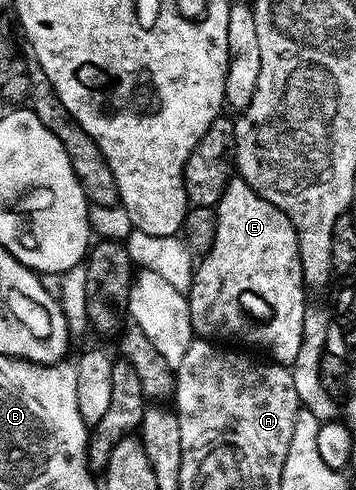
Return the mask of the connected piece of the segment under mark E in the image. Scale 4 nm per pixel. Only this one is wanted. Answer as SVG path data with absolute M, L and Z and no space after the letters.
M239 175L233 176L228 182L222 199L214 208L218 219L216 238L210 251L199 258L192 275L192 285L186 294L195 336L200 339L215 339L220 343L235 343L240 347L253 345L254 348L269 353L264 355L273 362L290 367L301 346L306 308L306 286L294 227L281 209L262 199L262 195L255 193L250 183L246 183Z

